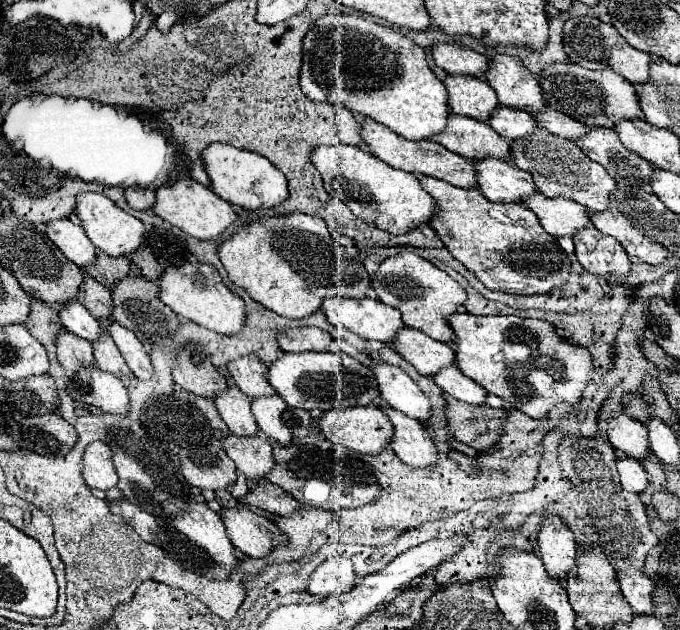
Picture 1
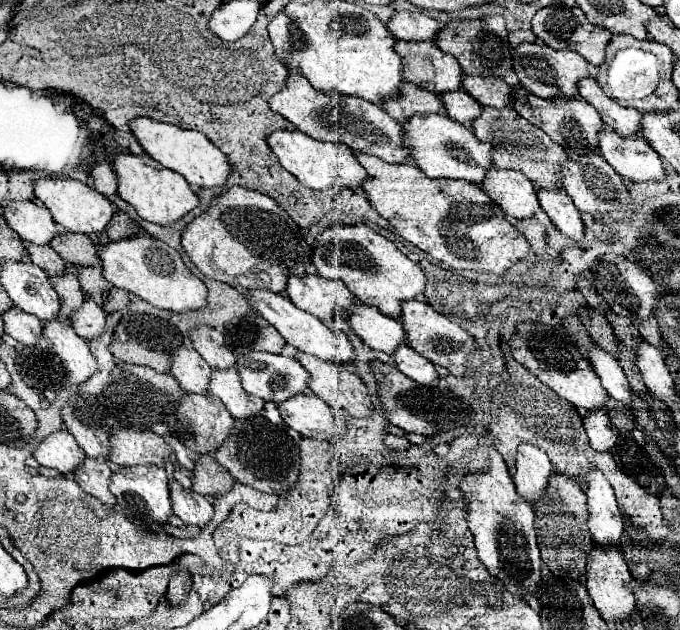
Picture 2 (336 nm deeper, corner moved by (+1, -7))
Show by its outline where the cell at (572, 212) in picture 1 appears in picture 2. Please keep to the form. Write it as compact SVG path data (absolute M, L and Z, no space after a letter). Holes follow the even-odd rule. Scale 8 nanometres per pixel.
M492 167L482 183L486 195L490 195L508 217L528 219L540 209L538 191L534 183L518 171Z

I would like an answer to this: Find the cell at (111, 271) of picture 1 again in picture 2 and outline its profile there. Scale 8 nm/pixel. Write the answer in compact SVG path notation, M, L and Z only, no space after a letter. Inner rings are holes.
M62 231L50 243L50 247L64 259L64 263L68 263L72 267L82 267L82 265L98 267L100 265L96 245L94 245L94 241L88 235Z

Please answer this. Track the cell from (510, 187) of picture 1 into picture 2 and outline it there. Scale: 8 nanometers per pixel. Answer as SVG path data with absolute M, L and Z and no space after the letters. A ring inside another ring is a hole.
M416 115L402 127L416 165L432 179L464 179L480 185L486 179L488 169L494 167L492 147L478 141L472 129L448 119L448 115Z

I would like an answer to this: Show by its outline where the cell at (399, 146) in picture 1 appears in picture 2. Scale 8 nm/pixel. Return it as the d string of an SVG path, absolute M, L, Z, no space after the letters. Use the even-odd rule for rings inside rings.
M290 73L288 85L284 91L276 93L270 101L270 109L276 113L282 113L296 129L310 135L316 141L332 141L332 143L344 143L352 147L354 151L368 153L374 157L380 157L388 163L408 163L412 161L410 151L404 145L404 129L400 123L396 123L380 105L338 95L338 93L318 93L304 75Z

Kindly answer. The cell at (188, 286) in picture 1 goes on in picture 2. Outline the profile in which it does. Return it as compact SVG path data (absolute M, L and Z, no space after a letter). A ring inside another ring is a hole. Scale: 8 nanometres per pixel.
M152 237L122 239L116 243L98 245L98 253L102 259L102 273L112 285L138 295L140 299L148 301L158 309L186 313L208 305L206 285L196 275L192 275L192 271L184 265L176 249L158 239Z

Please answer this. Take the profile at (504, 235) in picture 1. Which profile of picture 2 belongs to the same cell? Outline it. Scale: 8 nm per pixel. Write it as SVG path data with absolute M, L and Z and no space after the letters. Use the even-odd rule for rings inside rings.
M356 153L360 165L368 171L370 181L362 185L370 205L402 235L406 241L420 249L428 249L428 255L450 265L452 269L474 269L494 275L504 275L510 267L524 261L530 255L530 243L526 237L506 219L500 205L494 205L490 197L474 183L462 179L430 179L420 169L408 165L390 165L378 157Z

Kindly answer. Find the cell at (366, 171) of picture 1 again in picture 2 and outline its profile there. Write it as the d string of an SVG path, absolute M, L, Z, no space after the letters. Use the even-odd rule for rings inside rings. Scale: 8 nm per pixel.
M274 131L268 137L268 145L278 157L280 165L296 175L296 179L310 187L310 189L332 189L336 185L348 187L348 189L360 189L362 181L368 181L366 169L358 163L354 151L342 143L318 143L312 137L304 135L302 131Z

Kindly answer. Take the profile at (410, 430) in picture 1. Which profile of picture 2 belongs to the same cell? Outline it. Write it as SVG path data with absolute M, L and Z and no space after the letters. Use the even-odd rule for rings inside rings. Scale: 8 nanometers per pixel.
M298 353L296 359L312 375L310 389L334 409L346 409L352 417L370 417L374 413L372 397L362 379L346 367L316 359L308 353Z

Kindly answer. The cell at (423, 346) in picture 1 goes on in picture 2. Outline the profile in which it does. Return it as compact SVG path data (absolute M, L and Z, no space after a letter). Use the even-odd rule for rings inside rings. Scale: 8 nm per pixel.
M352 307L348 325L370 349L382 351L386 355L394 355L394 349L406 343L406 331L402 325L396 319L378 313L374 307Z

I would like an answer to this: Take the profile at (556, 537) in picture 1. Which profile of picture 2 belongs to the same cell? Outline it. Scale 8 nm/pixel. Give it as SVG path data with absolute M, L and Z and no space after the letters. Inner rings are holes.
M520 445L514 467L514 483L518 495L522 495L532 507L546 493L546 481L550 479L550 459L544 451L534 449L532 445Z

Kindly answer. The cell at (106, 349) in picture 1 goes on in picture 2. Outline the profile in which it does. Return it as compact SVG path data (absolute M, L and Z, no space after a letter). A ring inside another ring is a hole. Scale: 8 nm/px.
M64 273L60 277L52 277L50 283L54 285L54 289L62 301L62 309L60 309L58 319L70 321L72 313L76 313L80 309L80 305L84 303L84 293L82 293L82 287L78 285L78 277L72 273Z

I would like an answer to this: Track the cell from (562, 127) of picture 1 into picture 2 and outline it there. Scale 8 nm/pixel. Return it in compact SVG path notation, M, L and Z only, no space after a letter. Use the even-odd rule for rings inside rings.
M466 75L462 87L484 107L494 107L494 109L512 107L512 87L504 83L504 79L494 79L494 77L484 79Z

